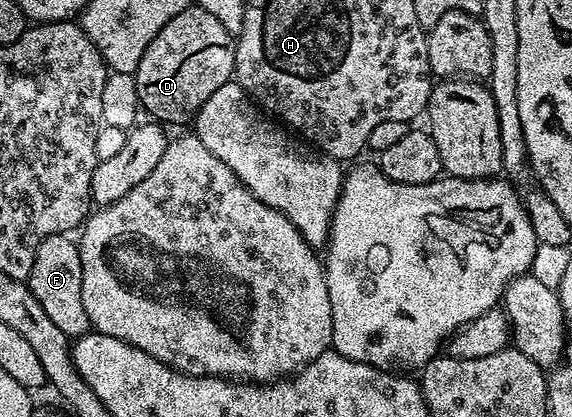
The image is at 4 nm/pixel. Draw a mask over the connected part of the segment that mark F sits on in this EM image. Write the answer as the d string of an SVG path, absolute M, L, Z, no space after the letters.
M69 235L49 236L40 242L36 250L36 262L32 262L32 274L29 278L30 289L44 306L44 314L56 322L59 330L64 330L68 338L85 336L91 331L88 310L84 310L84 294L82 293L82 263L77 243Z

